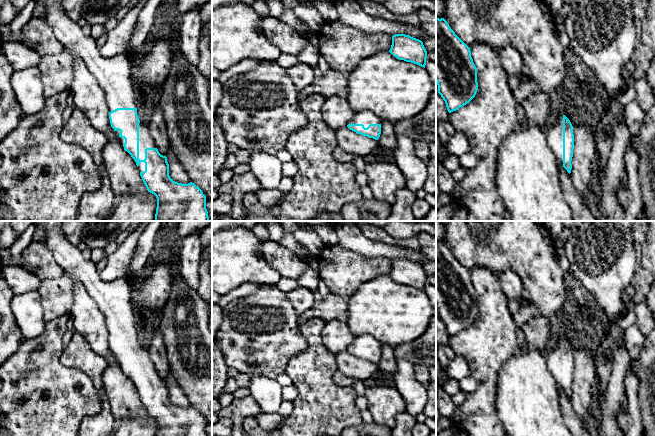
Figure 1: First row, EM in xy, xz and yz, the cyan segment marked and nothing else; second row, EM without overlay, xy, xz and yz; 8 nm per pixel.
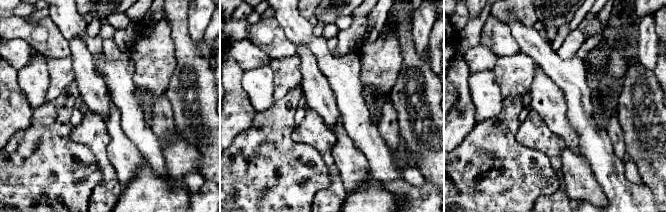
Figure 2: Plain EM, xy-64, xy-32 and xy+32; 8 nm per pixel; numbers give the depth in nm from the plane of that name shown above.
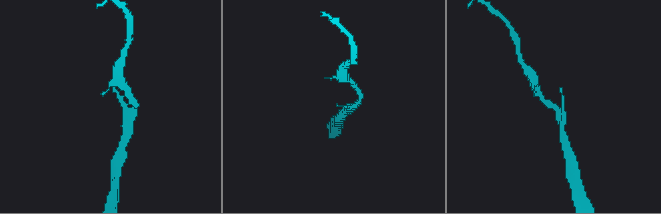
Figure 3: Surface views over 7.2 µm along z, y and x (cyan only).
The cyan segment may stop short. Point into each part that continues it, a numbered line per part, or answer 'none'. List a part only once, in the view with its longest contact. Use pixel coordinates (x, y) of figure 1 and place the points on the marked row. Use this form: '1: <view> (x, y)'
1: xy (145, 139)

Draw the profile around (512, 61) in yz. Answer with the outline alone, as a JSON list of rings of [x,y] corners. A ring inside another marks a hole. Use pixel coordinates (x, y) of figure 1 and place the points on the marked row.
[[[508,45],[501,51],[501,59],[504,70],[507,76],[513,77],[521,73],[521,67],[523,65],[522,56],[519,50],[515,47]]]

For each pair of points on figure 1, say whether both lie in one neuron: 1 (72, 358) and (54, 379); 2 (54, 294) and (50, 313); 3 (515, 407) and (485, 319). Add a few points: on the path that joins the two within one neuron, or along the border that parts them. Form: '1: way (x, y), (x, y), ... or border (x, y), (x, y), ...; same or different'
1: border (63, 347), (59, 361), (86, 375); different
2: way (54, 299), (52, 308); same
3: border (517, 350), (504, 362), (498, 376), (496, 391); different

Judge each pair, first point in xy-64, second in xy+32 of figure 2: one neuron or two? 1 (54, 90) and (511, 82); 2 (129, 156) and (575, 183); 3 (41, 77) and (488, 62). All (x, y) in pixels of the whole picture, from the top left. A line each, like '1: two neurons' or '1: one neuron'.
1: one neuron
2: one neuron
3: two neurons

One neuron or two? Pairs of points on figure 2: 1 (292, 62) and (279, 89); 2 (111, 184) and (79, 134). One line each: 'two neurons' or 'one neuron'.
1: one neuron
2: one neuron

